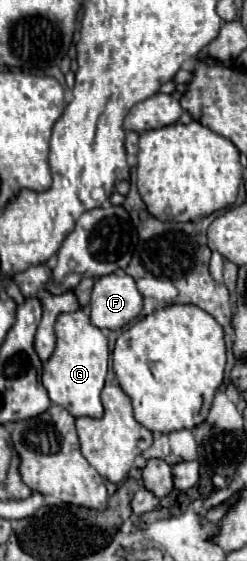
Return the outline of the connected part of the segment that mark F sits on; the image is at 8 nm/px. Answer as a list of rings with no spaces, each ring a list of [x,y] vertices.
[[[104,275],[96,281],[90,321],[98,329],[122,329],[142,311],[142,295],[130,275]]]

